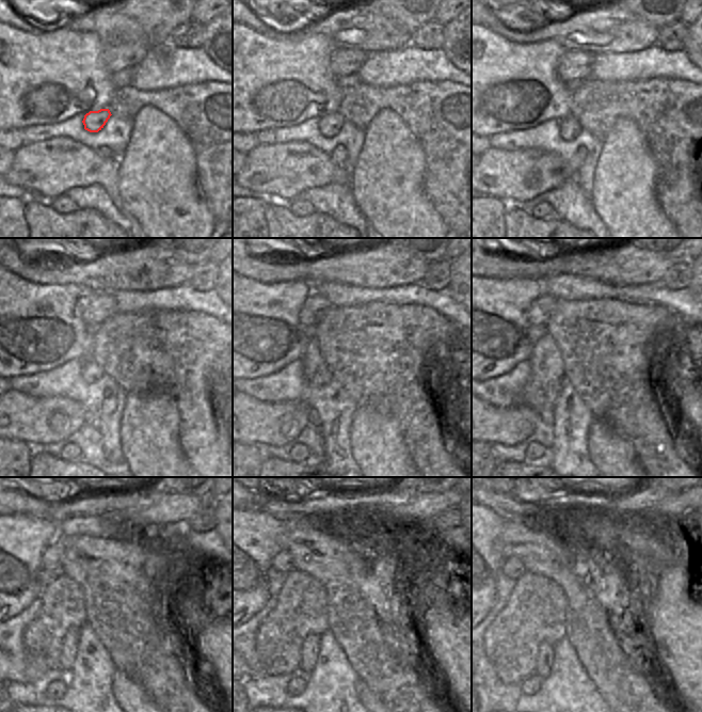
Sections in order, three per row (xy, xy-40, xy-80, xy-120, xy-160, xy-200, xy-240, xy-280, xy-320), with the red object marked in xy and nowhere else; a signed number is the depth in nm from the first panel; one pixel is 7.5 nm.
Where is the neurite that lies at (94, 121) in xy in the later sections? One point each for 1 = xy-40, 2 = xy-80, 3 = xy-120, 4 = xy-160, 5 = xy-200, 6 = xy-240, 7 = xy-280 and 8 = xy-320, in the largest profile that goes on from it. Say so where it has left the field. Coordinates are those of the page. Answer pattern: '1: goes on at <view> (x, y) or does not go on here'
1: goes on at xy-40 (330, 125)
2: goes on at xy-80 (570, 128)
3: goes on at xy-120 (91, 372)
4: goes on at xy-160 (323, 377)
5: goes on at xy-200 (546, 412)
6: goes on at xy-240 (67, 658)
7: goes on at xy-280 (309, 648)
8: goes on at xy-320 (545, 658)

